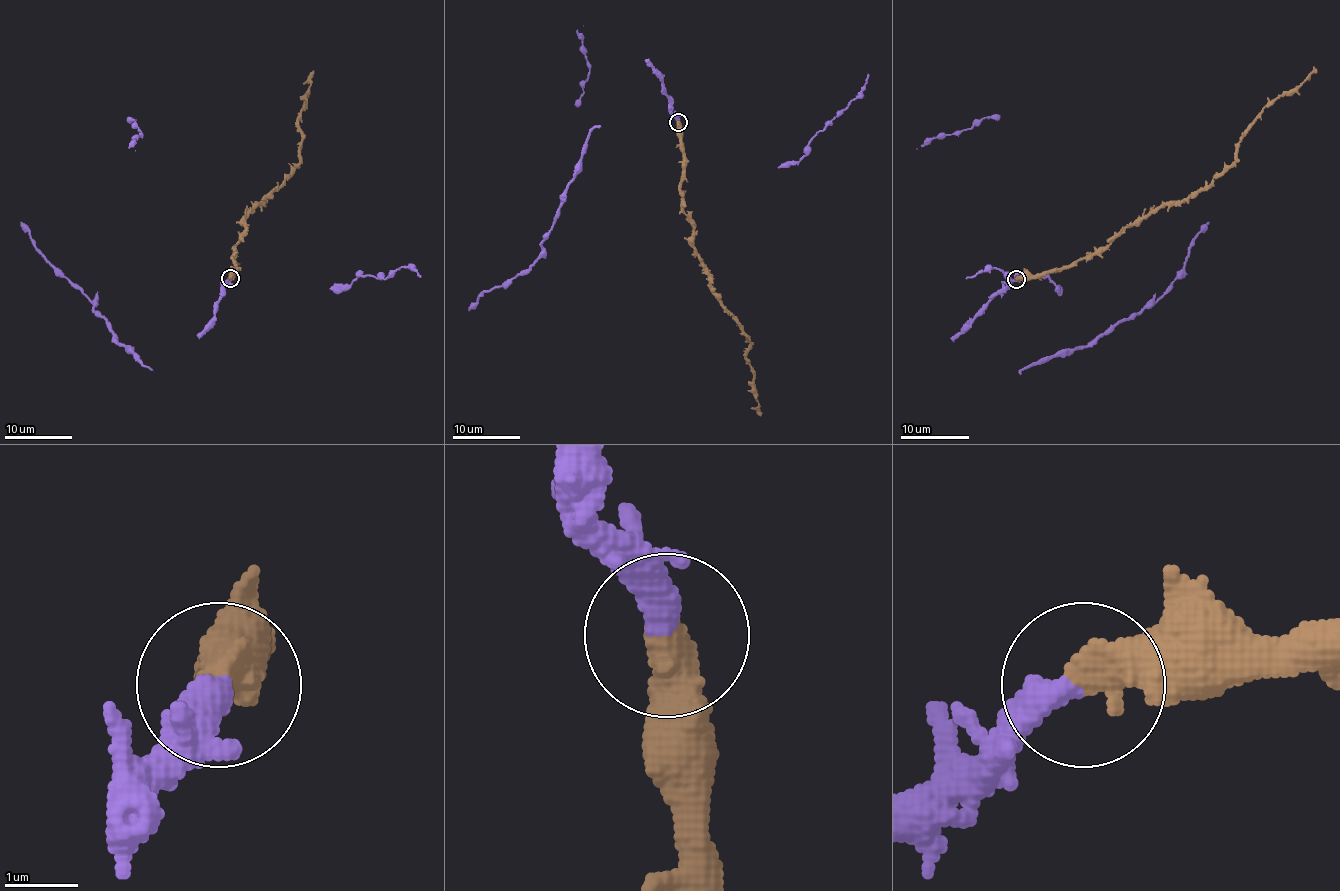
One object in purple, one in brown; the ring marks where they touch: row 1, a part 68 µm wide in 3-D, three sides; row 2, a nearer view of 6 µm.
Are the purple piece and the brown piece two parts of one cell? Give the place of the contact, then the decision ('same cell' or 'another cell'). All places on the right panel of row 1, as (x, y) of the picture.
at (1016, 279); same cell

